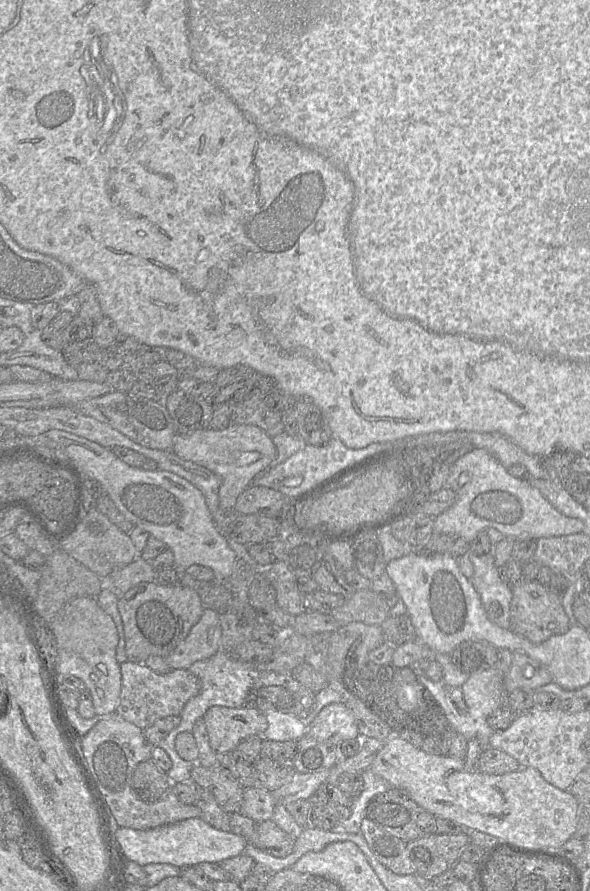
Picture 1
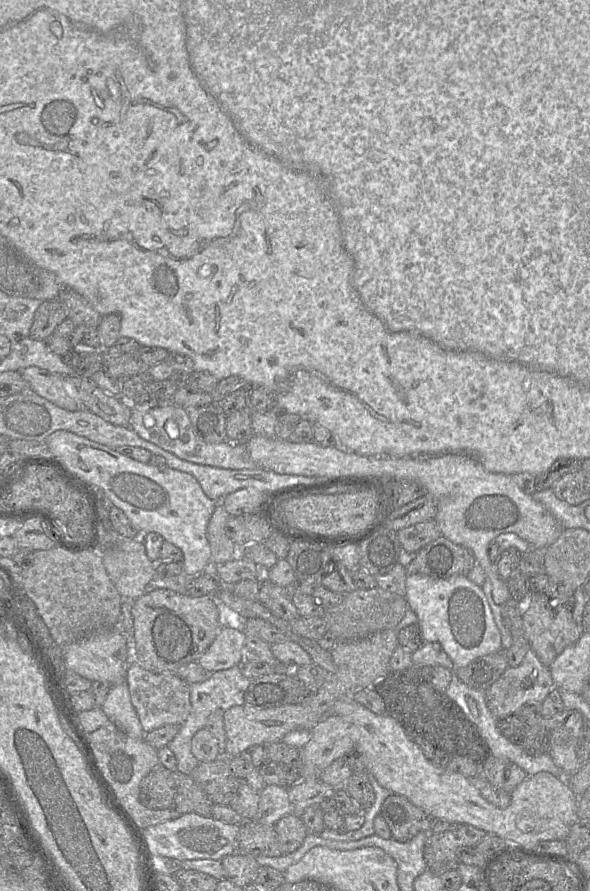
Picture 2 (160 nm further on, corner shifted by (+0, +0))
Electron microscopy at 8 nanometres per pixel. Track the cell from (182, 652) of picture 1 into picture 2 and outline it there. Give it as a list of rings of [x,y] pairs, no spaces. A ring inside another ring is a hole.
[[[222,627],[214,642],[197,662],[209,672],[241,665],[245,639],[244,631]]]

